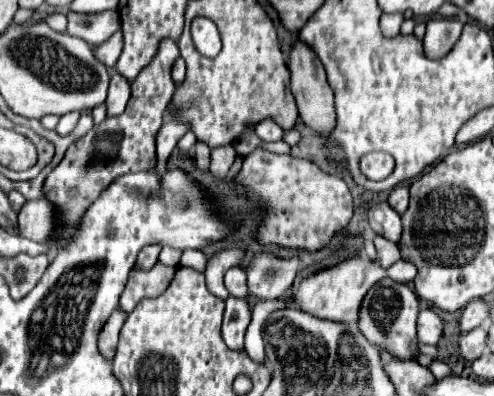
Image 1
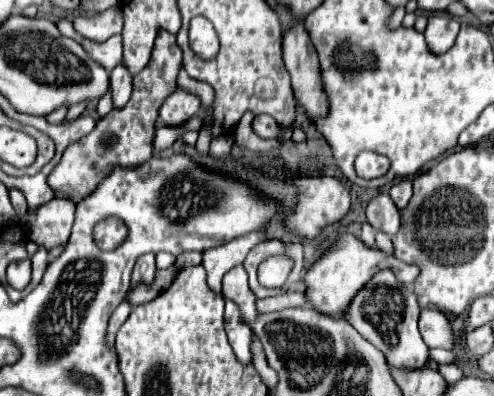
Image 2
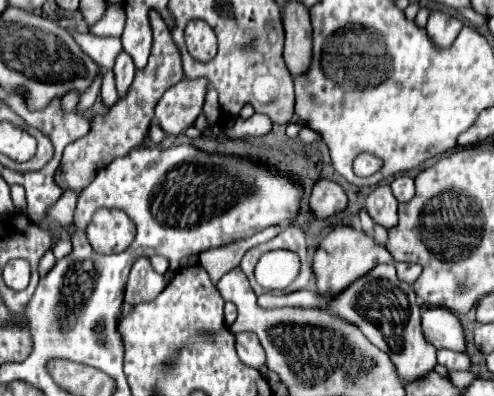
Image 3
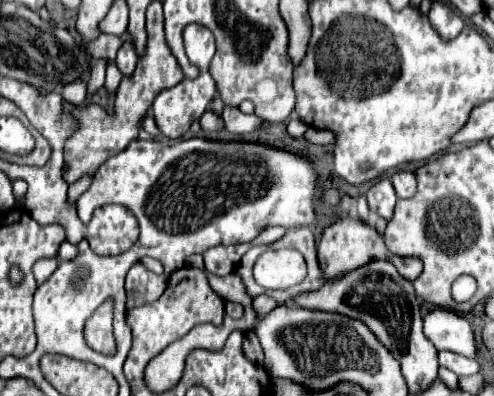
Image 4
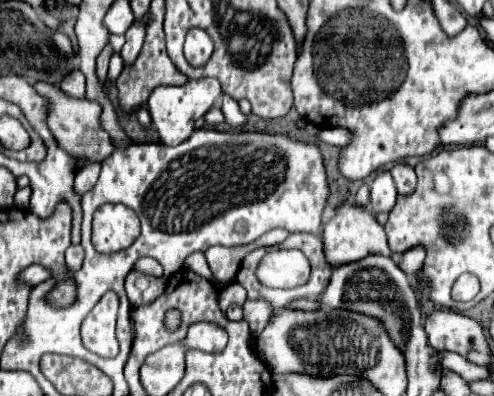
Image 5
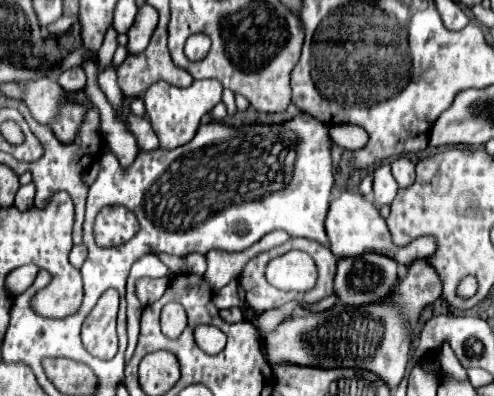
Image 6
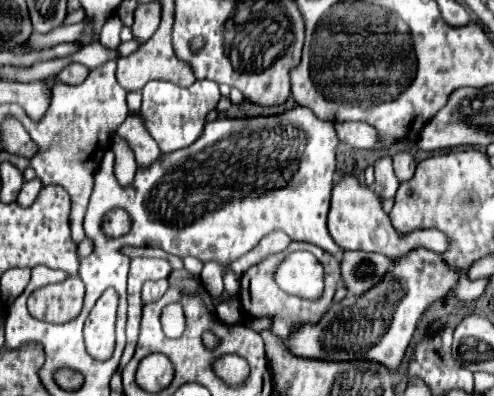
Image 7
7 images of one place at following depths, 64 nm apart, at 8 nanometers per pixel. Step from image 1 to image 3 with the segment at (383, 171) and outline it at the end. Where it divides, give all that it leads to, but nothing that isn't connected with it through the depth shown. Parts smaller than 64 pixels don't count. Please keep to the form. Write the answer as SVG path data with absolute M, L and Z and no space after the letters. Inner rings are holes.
M360 154L356 160L354 160L354 172L358 176L372 176L376 174L378 170L382 168L382 160L372 156L372 154Z

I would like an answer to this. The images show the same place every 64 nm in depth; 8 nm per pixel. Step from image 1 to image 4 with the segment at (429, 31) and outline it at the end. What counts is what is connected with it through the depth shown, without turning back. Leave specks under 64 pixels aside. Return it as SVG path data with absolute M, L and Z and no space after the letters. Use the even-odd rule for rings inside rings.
M434 2L432 8L430 8L430 14L428 14L428 20L432 24L432 28L446 40L452 40L456 38L462 28L464 28L464 20L454 14L448 6L440 4L440 2Z

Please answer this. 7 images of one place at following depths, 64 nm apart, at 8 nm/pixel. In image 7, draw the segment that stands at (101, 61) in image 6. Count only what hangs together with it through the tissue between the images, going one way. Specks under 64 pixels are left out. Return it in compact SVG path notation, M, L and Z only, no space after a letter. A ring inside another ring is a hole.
M112 16L104 28L102 28L102 34L100 34L100 44L106 48L106 50L116 50L118 44L120 44L120 30L122 30L122 24L118 20L118 16Z

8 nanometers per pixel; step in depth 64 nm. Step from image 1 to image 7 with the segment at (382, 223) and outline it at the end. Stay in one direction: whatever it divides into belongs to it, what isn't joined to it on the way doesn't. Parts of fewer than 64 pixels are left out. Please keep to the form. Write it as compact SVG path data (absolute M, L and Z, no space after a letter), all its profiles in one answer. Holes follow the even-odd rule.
M374 164L374 174L376 174L376 194L384 200L384 198L394 198L400 182L394 176L394 168L392 164Z

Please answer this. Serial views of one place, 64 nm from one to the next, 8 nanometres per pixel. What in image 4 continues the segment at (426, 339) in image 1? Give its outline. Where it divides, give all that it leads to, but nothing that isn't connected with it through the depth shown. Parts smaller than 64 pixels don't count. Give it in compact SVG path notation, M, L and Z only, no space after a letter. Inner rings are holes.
M434 308L424 316L424 334L438 350L450 350L476 358L474 332L468 320L446 308Z

